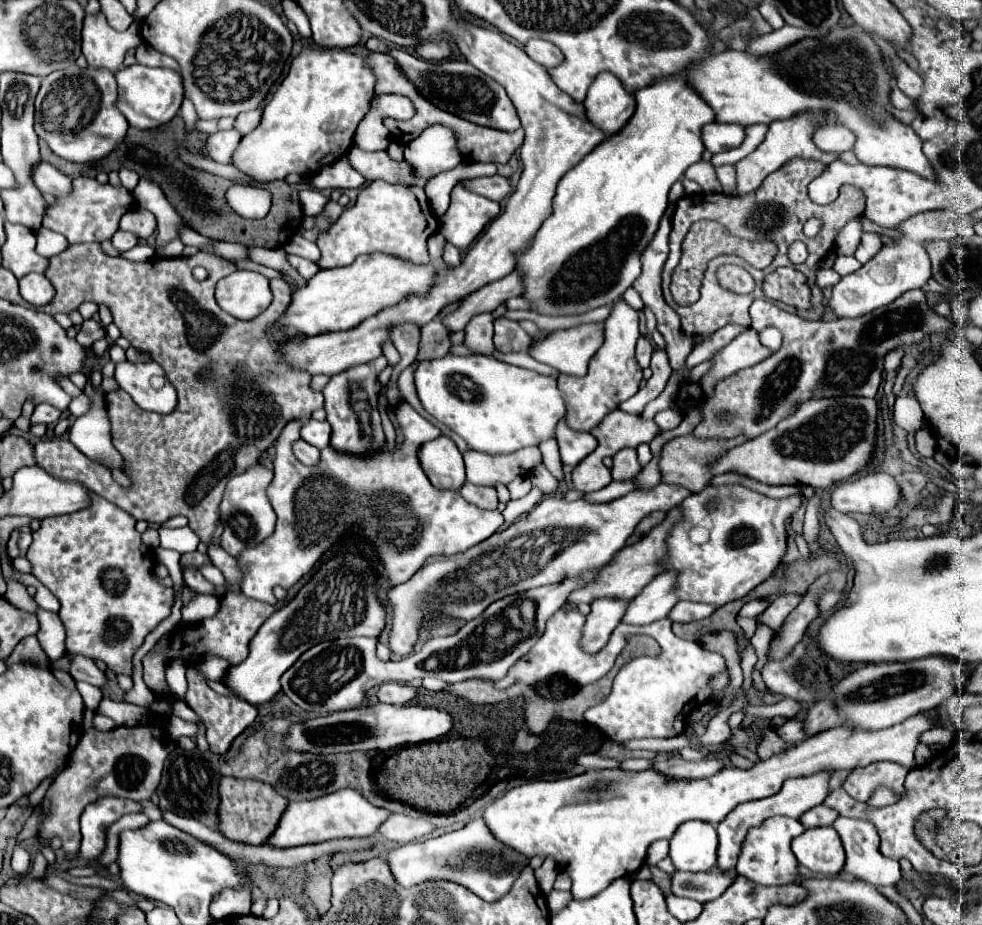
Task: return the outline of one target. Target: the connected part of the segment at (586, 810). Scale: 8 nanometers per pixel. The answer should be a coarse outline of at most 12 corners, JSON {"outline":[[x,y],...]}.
{"outline":[[915,715],[835,727],[695,781],[597,769],[529,780],[483,813],[591,899],[691,819],[719,823],[787,779],[913,769]]}

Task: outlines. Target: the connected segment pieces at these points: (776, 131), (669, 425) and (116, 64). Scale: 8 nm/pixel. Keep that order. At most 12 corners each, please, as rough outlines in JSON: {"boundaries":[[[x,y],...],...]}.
{"boundaries":[[[831,111],[797,113],[769,125],[765,141],[735,163],[737,193],[755,191],[789,159],[831,163],[813,133]],[[659,411],[655,423],[661,429],[679,427],[681,417],[673,411]],[[85,15],[81,47],[91,67],[117,71],[141,43],[139,27],[109,27],[105,15]]]}

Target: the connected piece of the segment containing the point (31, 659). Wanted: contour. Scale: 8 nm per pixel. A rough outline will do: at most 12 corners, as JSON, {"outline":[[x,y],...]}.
{"outline":[[25,637],[7,659],[13,663],[47,663],[37,637]]}

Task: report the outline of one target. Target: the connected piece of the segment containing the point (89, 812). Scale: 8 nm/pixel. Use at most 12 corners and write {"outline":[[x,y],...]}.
{"outline":[[101,797],[81,815],[83,859],[97,859],[105,829],[125,813],[137,813],[131,799]]}

